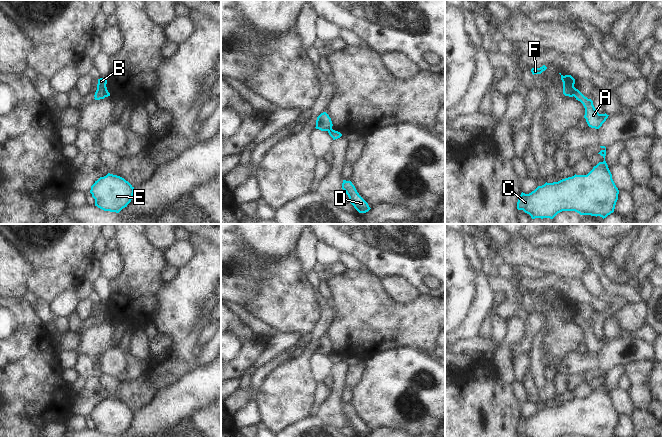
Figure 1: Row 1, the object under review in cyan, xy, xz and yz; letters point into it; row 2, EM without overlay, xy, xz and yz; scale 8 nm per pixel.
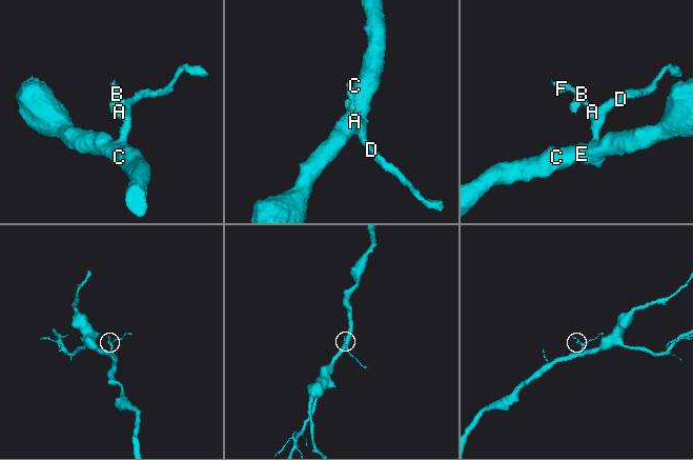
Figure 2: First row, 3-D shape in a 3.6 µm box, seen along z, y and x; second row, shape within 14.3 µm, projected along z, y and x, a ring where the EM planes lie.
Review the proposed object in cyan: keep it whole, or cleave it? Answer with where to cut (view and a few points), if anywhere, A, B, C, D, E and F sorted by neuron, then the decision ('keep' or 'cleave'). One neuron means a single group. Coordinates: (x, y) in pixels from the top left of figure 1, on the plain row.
yz (576, 313), (573, 319) | A C D E / B F | cleave

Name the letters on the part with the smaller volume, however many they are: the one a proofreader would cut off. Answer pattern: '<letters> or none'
B, F

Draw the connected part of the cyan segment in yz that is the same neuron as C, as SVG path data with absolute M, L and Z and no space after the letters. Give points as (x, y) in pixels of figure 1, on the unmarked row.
M606 371L598 377L603 382L587 399L574 399L558 406L545 407L529 418L521 417L517 433L525 437L613 437L619 414L605 385Z

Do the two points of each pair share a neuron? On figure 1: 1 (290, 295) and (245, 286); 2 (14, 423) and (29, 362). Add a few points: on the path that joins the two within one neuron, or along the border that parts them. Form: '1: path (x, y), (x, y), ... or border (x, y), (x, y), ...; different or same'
1: path (279, 295), (256, 295); same
2: path (14, 408), (14, 385), (20, 377); same

